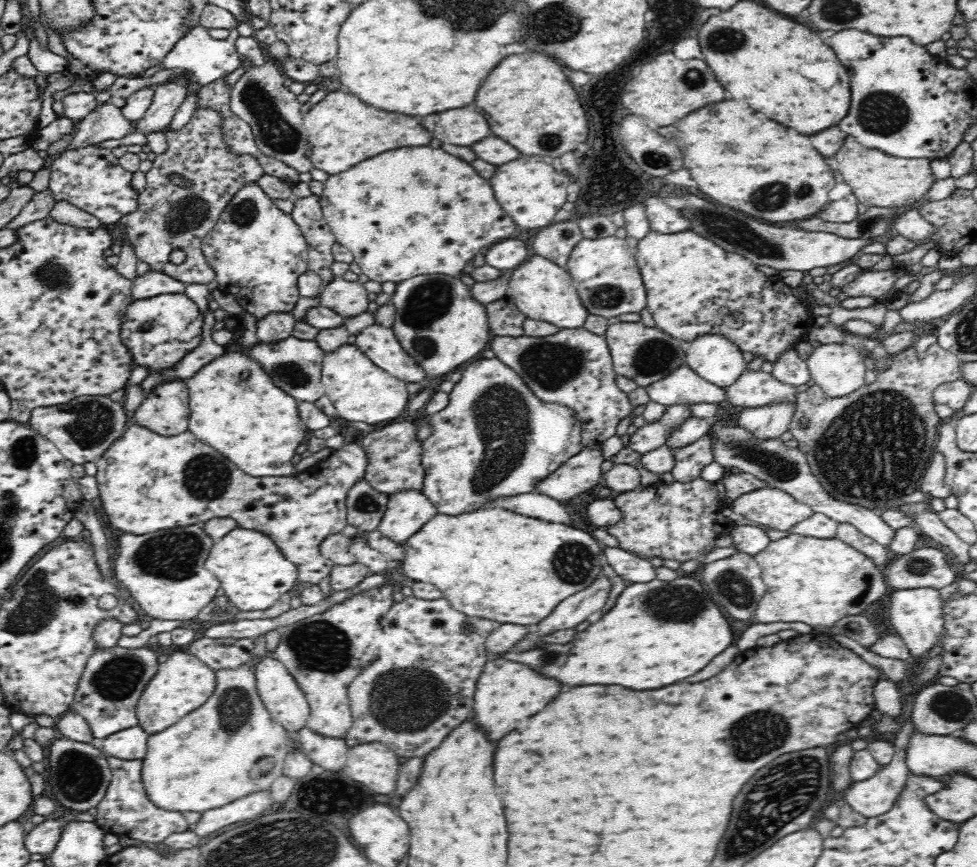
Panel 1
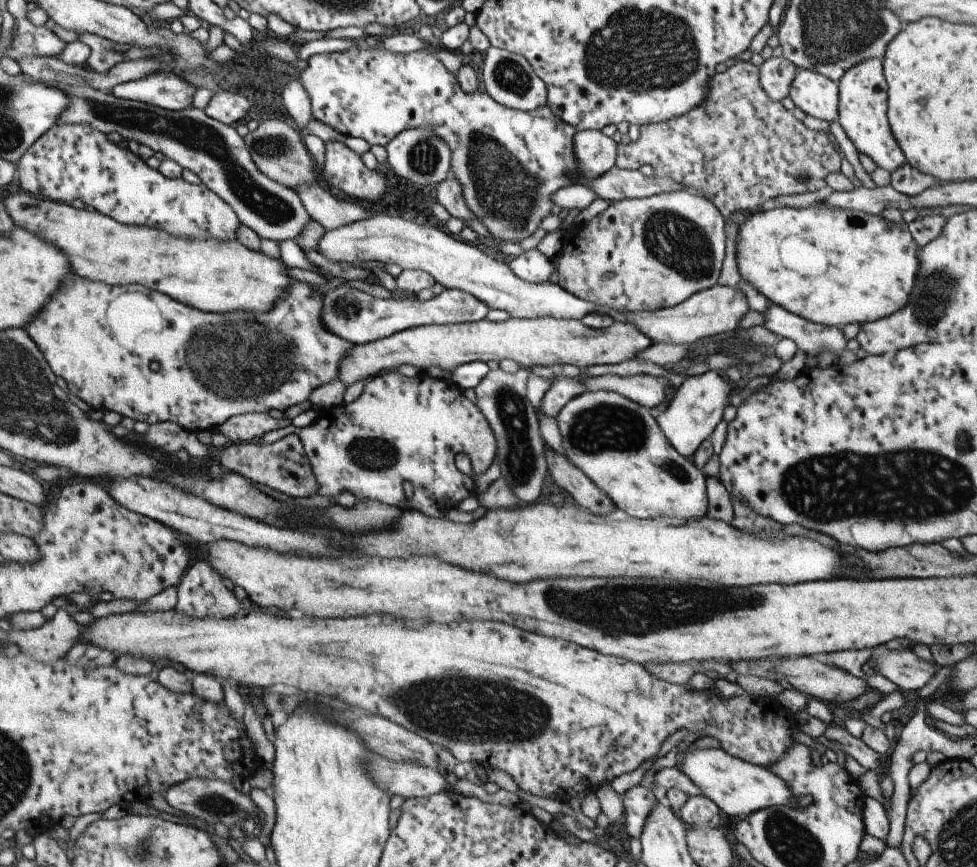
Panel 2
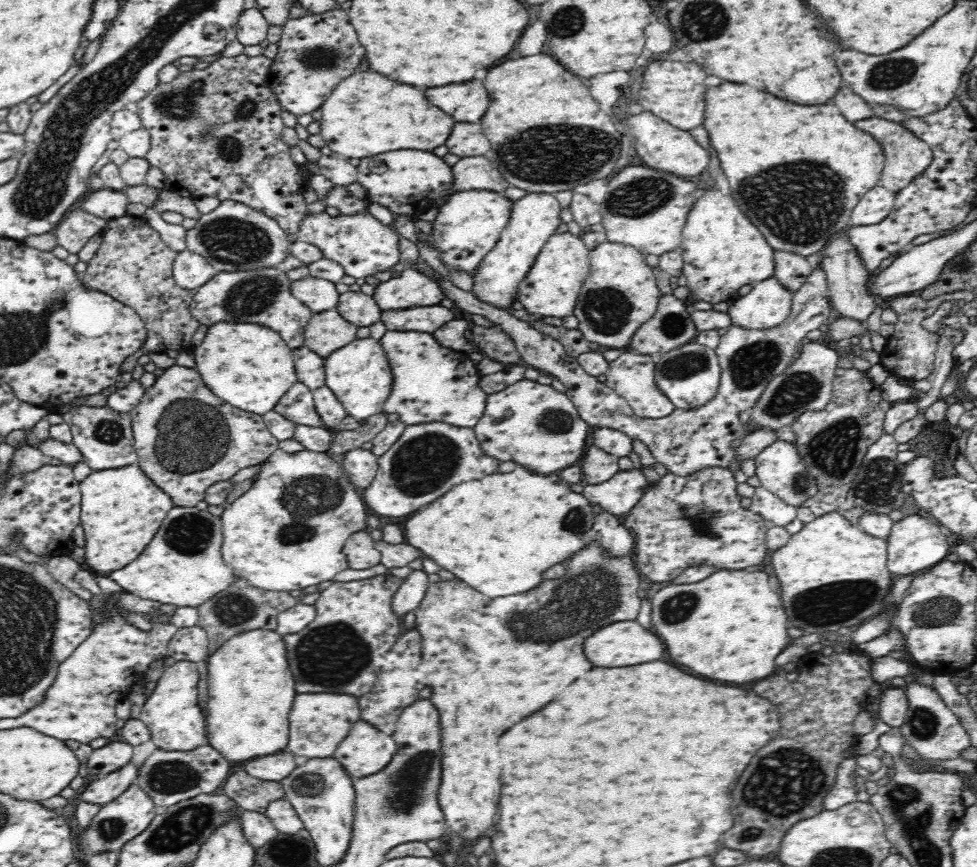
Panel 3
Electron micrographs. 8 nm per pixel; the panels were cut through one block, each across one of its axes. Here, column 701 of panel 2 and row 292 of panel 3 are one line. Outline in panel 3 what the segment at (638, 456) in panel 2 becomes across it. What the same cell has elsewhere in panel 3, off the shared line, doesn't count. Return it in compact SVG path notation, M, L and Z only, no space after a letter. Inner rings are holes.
M528 193L516 200L510 210L510 220L501 232L494 248L480 261L473 274L471 293L478 300L496 308L508 308L516 300L518 284L528 274L541 248L556 232L560 220L560 203L549 193Z

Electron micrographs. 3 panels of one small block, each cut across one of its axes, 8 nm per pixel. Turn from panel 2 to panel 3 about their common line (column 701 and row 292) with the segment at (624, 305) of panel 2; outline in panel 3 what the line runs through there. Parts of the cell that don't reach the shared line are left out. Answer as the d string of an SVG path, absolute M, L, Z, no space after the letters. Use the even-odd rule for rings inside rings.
M278 267L217 272L206 284L194 290L189 307L192 316L204 326L216 322L254 322L276 330L291 349L305 345L305 328L313 315L310 307L300 302L290 290L293 280Z

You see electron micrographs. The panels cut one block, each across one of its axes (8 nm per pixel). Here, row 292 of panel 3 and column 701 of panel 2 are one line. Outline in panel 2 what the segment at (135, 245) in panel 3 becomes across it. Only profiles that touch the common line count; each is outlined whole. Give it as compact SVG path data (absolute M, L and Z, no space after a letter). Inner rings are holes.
M738 61L732 65L725 73L716 73L709 84L705 101L697 106L696 109L688 111L685 115L673 118L661 123L650 123L640 126L641 136L637 142L630 142L628 146L619 144L617 146L617 159L615 166L626 170L638 170L644 164L650 164L655 170L654 176L670 177L684 187L704 195L714 206L722 213L722 216L728 220L729 216L736 211L745 211L747 213L755 212L758 209L766 207L767 203L777 196L792 196L792 194L802 194L804 192L814 192L815 190L824 190L827 186L827 176L840 173L840 162L842 162L841 152L836 151L836 147L830 142L828 133L824 131L811 131L801 120L796 119L792 111L787 110L782 101L772 100L761 85L760 67L752 64L751 61Z

